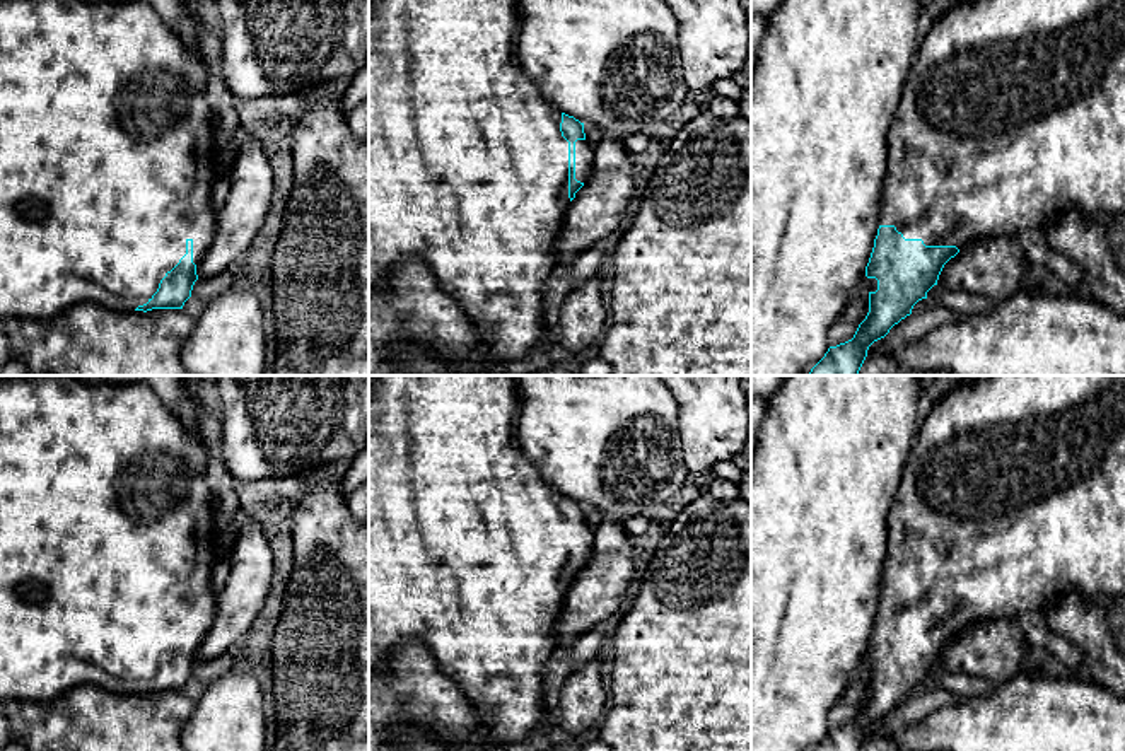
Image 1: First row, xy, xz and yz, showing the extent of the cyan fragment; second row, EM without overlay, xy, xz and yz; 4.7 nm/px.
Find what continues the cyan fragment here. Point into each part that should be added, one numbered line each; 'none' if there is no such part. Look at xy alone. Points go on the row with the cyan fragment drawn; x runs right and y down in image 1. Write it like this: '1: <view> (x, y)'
1: xy (106, 140)

